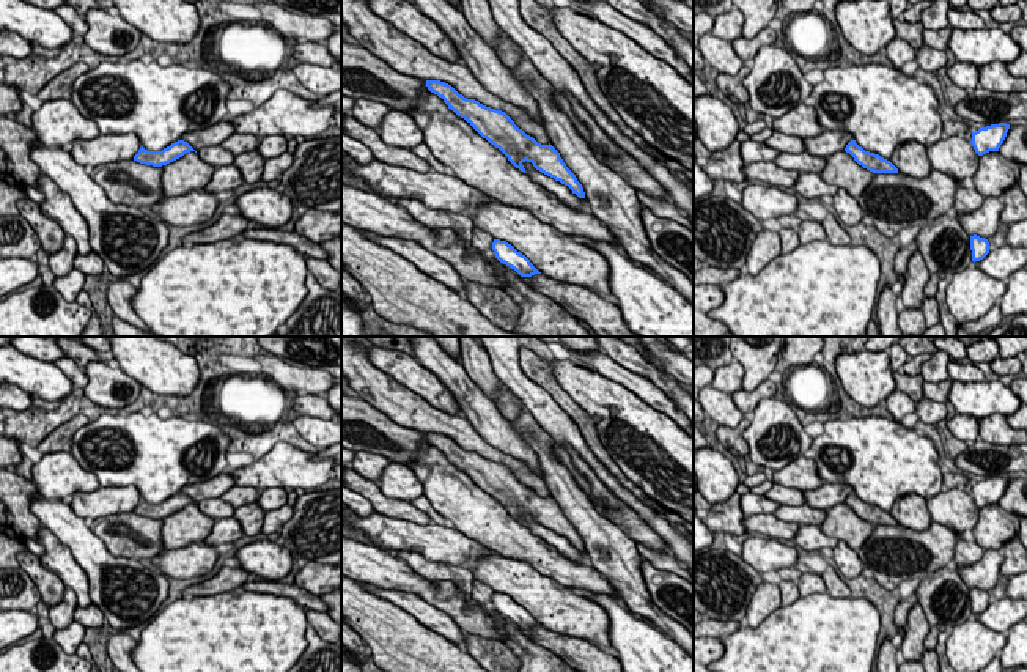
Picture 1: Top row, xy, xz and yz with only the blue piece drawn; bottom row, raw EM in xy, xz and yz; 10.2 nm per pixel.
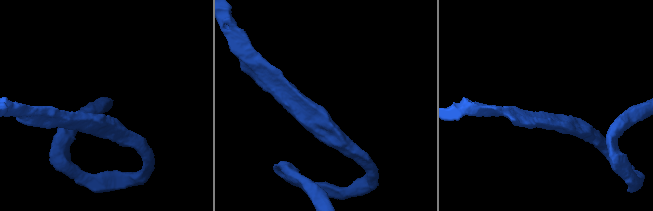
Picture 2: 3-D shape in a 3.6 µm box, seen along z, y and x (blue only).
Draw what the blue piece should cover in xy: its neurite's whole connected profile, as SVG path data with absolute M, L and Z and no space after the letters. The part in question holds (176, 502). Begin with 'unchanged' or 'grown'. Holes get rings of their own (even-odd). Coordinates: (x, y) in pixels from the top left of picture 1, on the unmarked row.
grown; M184 493L175 494L162 504L148 504L142 499L134 513L162 521L160 537L165 549L201 543L215 524L215 519L201 513Z

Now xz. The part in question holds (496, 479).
grown; M341 337L341 375L359 398L395 423L425 431L431 445L499 500L516 521L525 526L522 516L532 515L536 522L585 551L582 537L550 497L544 478L524 461L488 444L466 417L431 406L423 397L376 368L368 357L371 346L370 337Z

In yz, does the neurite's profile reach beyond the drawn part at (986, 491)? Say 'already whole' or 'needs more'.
already whole

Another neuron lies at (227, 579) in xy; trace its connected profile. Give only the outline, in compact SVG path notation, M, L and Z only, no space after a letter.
M222 567L220 571L211 579L186 587L182 590L182 595L190 598L190 596L208 596L231 590L241 590L242 584L247 582L248 574L250 573L241 567L236 568Z

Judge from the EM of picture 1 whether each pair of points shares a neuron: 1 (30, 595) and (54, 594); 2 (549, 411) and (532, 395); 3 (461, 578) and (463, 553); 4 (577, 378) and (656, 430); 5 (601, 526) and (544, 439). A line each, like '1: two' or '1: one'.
1: two
2: one
3: two
4: one
5: one

